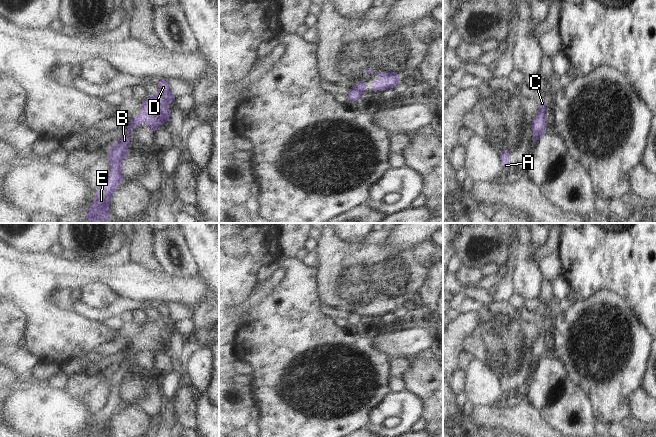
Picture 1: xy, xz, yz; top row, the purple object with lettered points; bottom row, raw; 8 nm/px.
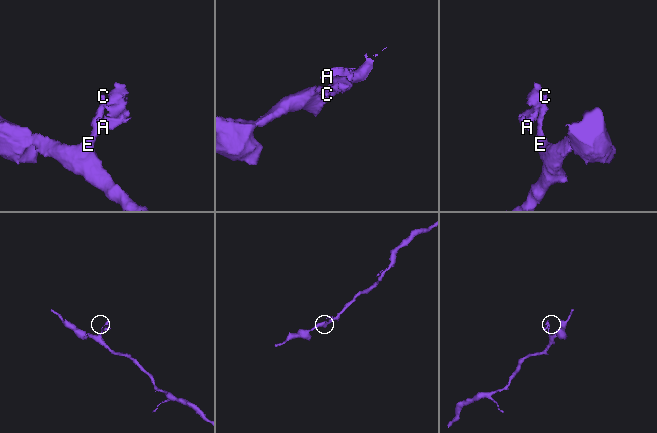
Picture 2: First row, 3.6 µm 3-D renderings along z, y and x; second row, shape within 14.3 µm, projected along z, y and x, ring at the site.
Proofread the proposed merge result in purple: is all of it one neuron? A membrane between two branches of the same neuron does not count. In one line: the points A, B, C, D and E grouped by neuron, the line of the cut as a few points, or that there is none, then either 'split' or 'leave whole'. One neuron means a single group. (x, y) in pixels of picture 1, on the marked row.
A D / B C E | xz (354, 87), (361, 92) | split

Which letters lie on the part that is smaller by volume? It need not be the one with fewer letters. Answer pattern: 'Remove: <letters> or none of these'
Remove: A, D

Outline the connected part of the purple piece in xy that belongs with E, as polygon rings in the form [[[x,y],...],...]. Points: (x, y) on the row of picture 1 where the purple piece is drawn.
[[[131,120],[128,122],[128,125],[130,128],[128,130],[122,128],[121,138],[115,145],[109,148],[109,154],[107,156],[108,162],[111,166],[109,179],[103,187],[96,191],[94,202],[85,212],[84,215],[88,217],[87,223],[100,223],[111,216],[109,207],[110,197],[115,192],[117,186],[123,181],[121,164],[126,152],[130,149],[128,132],[135,128],[131,123]]]

